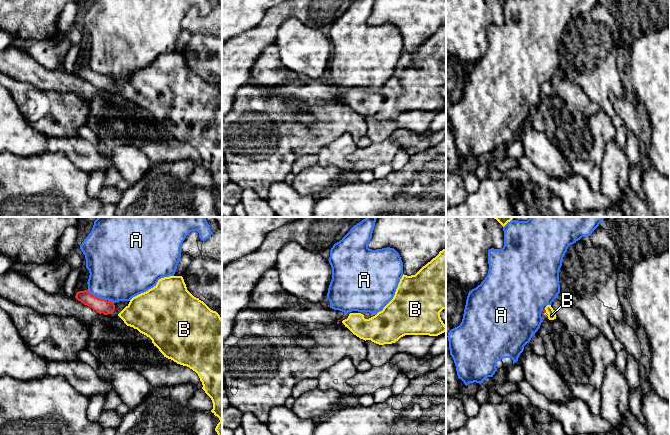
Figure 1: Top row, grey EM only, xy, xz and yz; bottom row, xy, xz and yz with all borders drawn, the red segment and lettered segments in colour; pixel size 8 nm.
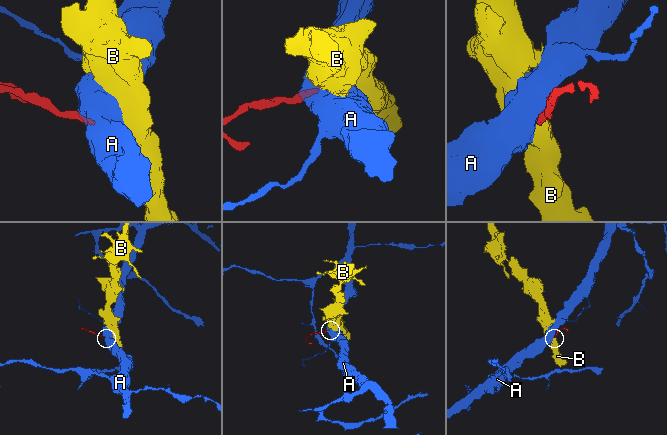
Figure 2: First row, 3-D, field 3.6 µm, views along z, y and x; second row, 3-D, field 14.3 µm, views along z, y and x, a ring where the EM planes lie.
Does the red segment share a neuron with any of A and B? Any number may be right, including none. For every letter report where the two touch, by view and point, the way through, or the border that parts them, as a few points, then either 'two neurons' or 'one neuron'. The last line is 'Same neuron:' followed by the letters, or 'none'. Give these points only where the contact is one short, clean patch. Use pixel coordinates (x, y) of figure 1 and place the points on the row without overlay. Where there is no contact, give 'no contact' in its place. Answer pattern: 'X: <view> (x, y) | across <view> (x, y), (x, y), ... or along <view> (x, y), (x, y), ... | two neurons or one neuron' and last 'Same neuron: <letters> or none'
A: xy (97, 73) | along xy (87, 65), (94, 71), (106, 76) | two neurons
B: yz (545, 87) | across yz (544, 87), (545, 87), (551, 91) | one neuron
Same neuron: B

